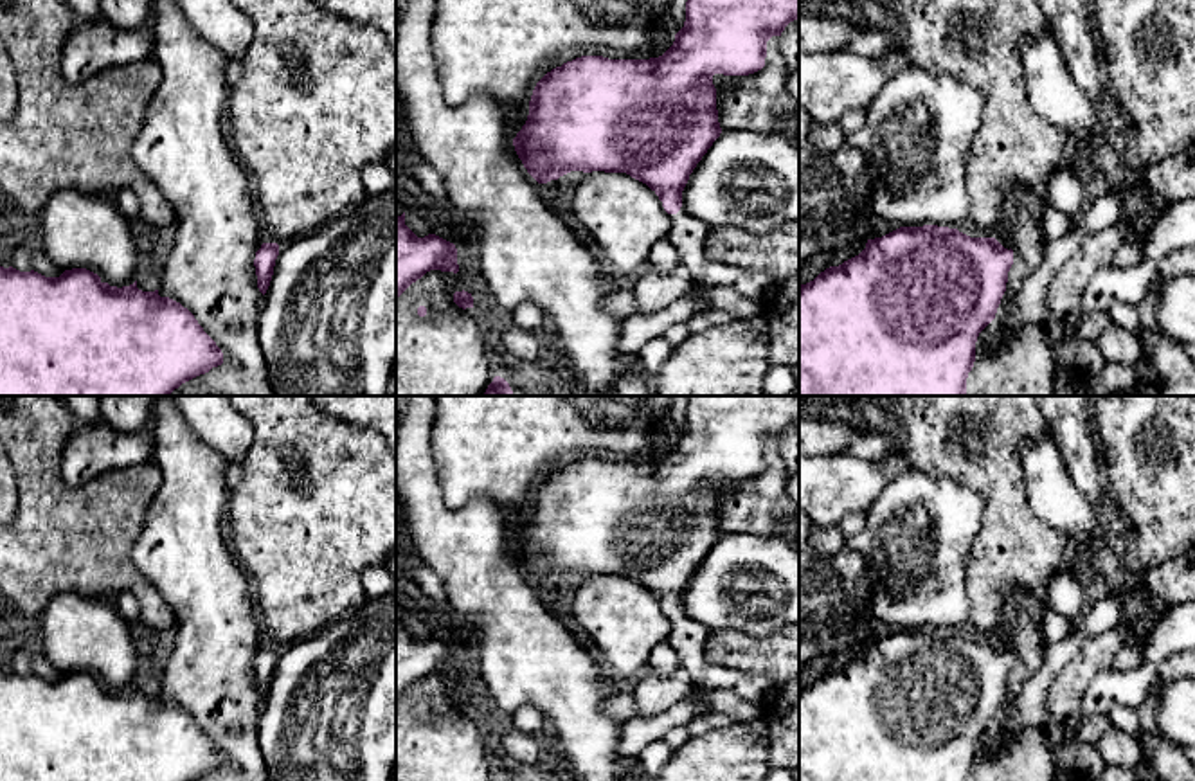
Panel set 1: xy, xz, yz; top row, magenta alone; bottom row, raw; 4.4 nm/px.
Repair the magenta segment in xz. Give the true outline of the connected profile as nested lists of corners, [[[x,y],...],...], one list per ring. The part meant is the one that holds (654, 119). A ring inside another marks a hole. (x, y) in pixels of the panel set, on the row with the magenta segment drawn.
[[[687,0],[684,27],[659,58],[581,56],[547,72],[535,86],[529,115],[513,139],[527,173],[538,182],[571,171],[626,173],[646,184],[669,216],[668,239],[696,284],[729,286],[763,302],[781,286],[774,277],[707,257],[709,227],[682,207],[689,175],[720,137],[714,74],[749,76],[765,67],[767,41],[799,18],[799,0]]]

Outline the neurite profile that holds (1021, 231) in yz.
[[[1019,198],[1008,209],[995,239],[1015,254],[1015,261],[1008,272],[1006,292],[995,313],[995,319],[999,319],[1011,306],[1026,277],[1042,265],[1046,238],[1040,218],[1035,218],[1024,205],[1022,198]]]

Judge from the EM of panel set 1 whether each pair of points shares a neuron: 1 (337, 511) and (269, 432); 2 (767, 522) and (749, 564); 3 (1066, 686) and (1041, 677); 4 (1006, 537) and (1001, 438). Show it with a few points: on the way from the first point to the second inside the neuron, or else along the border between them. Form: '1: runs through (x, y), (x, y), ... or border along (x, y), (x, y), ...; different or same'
1: runs through (317, 486), (312, 457), (294, 438); same
2: border along (722, 533), (780, 537); different
3: border along (1055, 677), (1050, 688), (1048, 709), (1059, 722); different
4: runs through (1006, 511), (1001, 463); same

